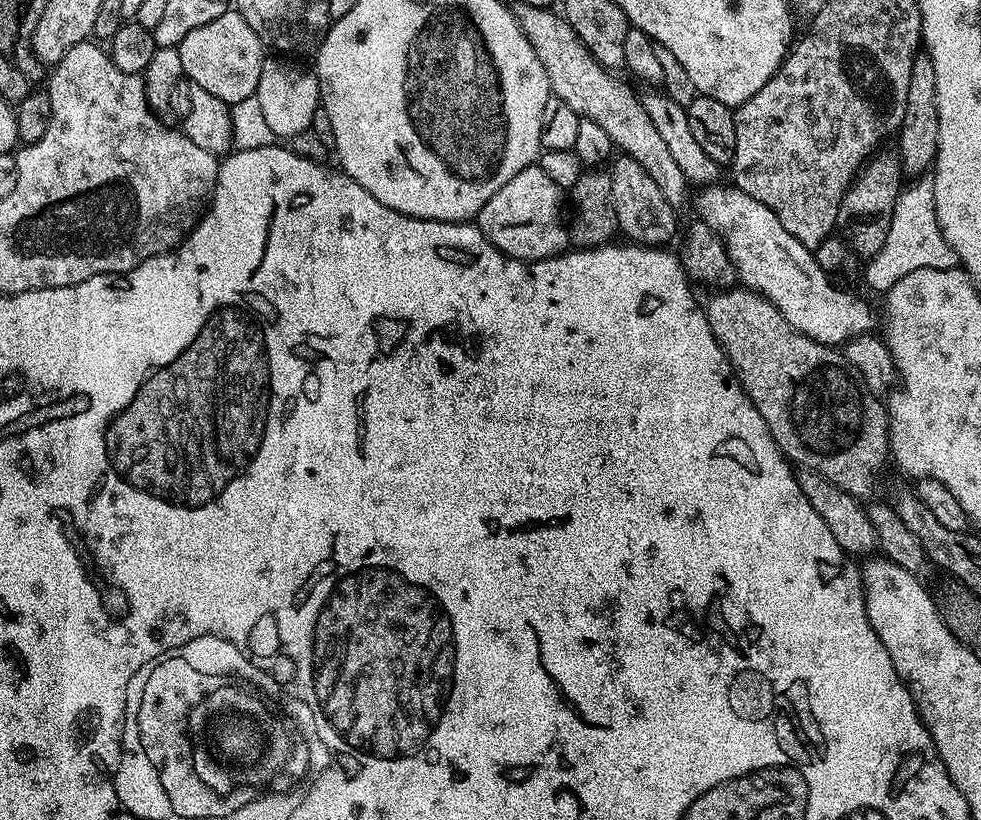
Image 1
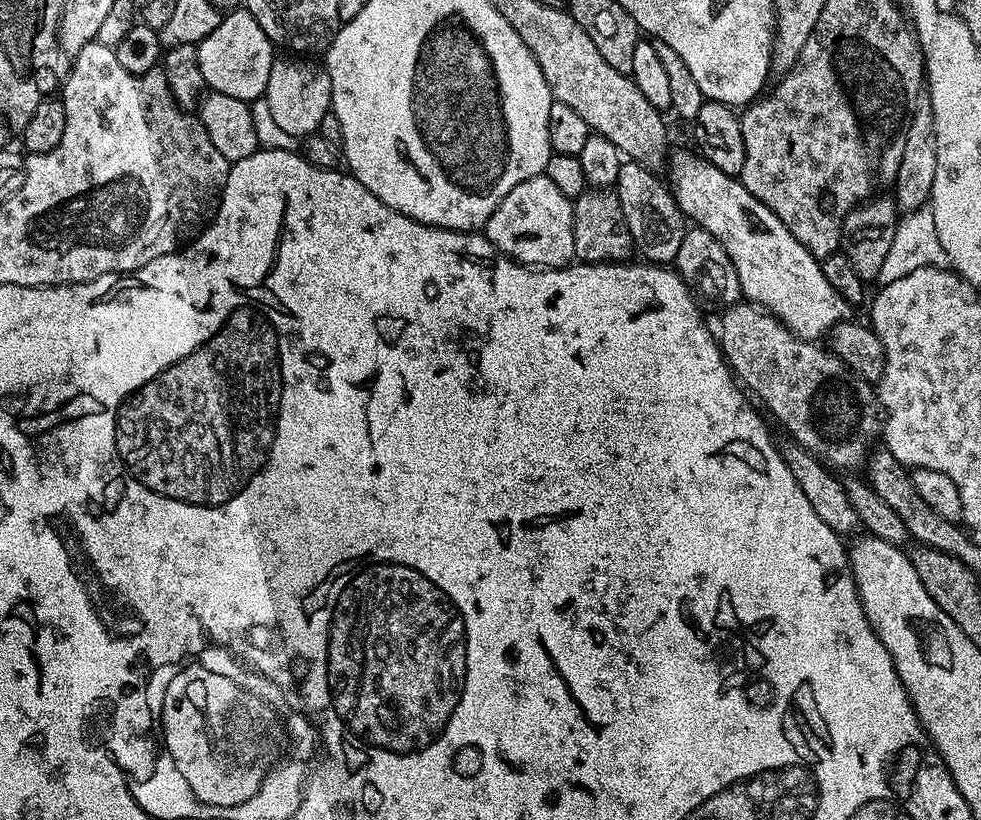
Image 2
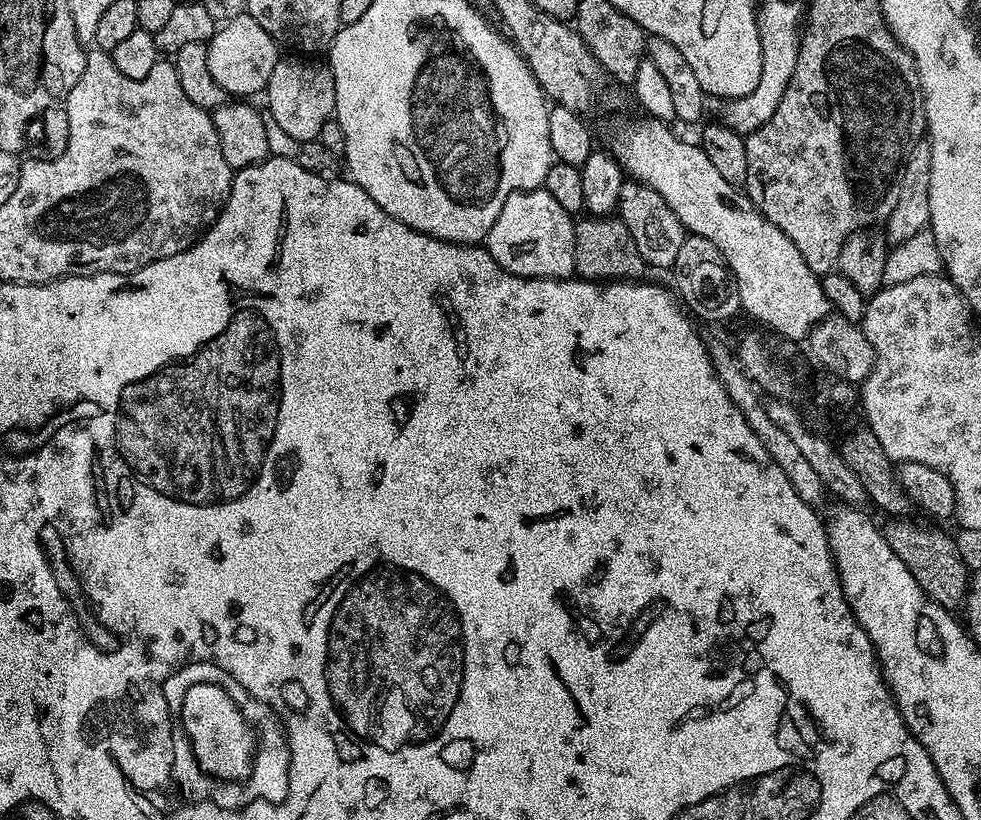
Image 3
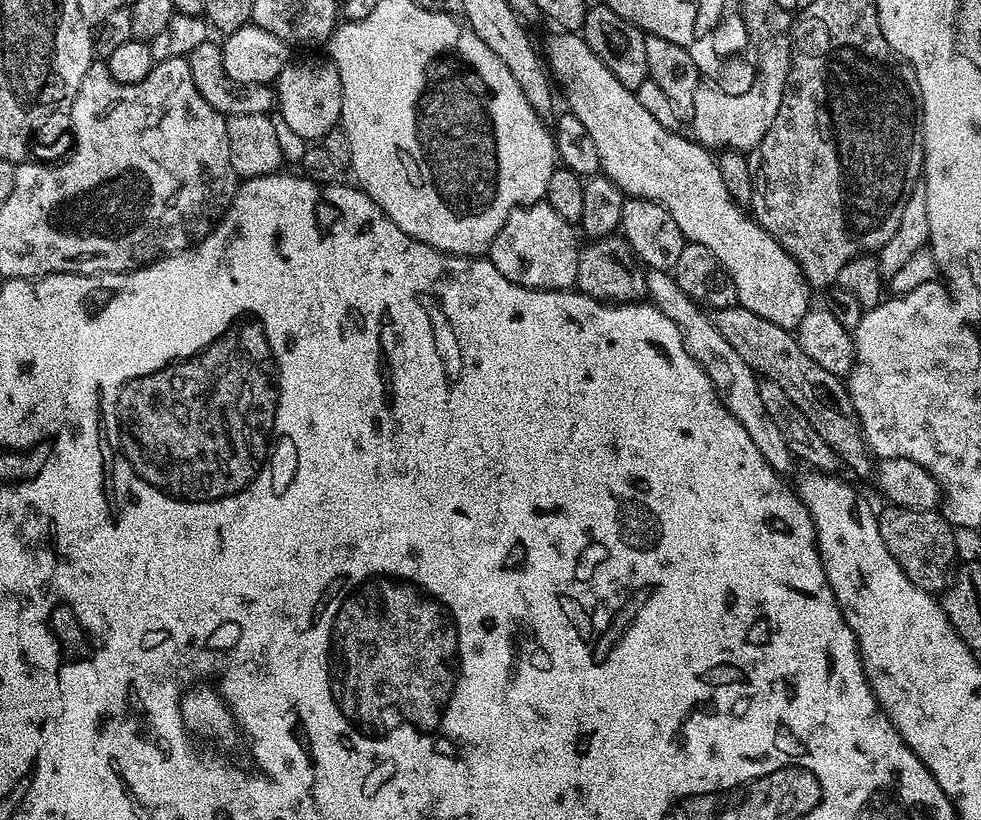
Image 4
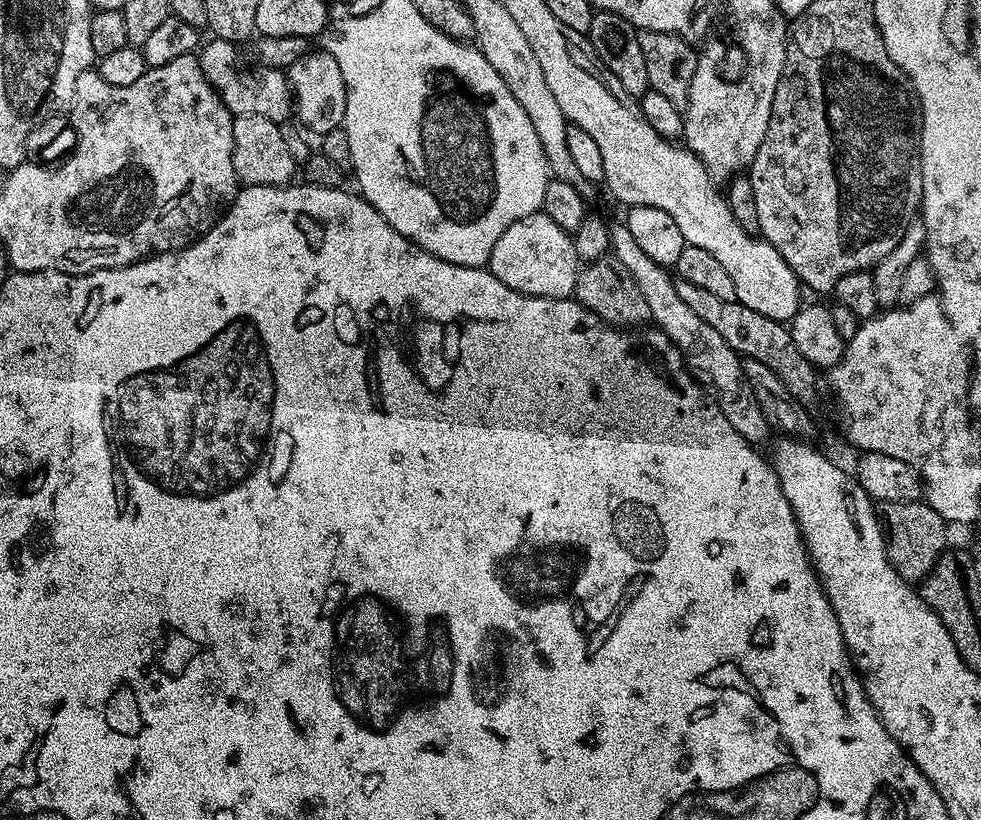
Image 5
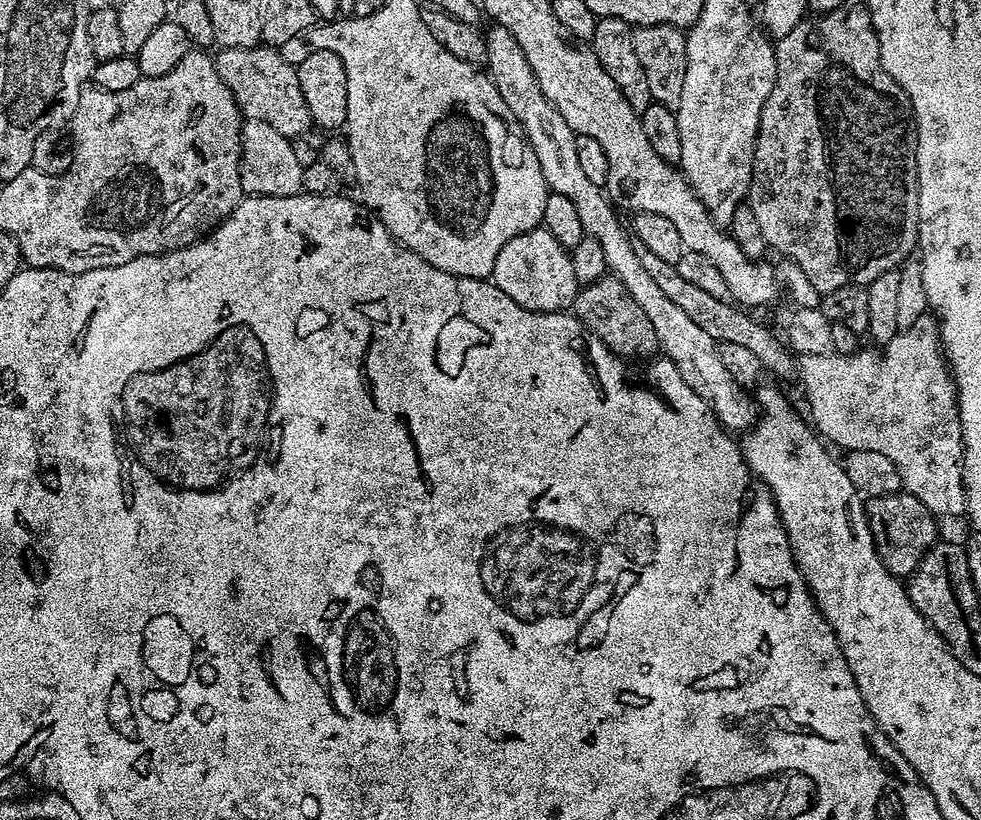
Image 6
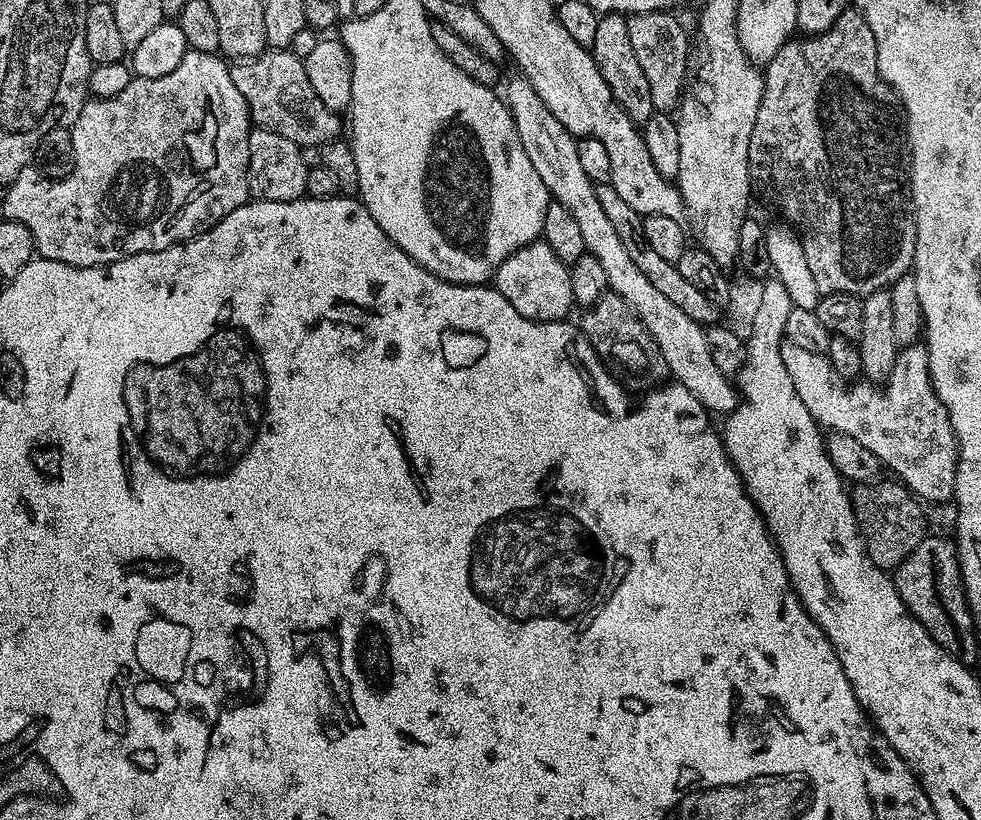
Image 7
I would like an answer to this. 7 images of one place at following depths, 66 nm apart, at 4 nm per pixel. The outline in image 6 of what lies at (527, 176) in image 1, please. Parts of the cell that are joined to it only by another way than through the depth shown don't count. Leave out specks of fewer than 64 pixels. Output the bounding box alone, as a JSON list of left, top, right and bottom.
[490,226,582,312]

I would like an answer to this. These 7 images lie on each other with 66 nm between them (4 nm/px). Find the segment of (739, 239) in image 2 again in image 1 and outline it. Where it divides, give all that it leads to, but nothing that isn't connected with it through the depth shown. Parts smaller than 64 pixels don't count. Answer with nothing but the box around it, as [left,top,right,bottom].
[694,186,873,346]

